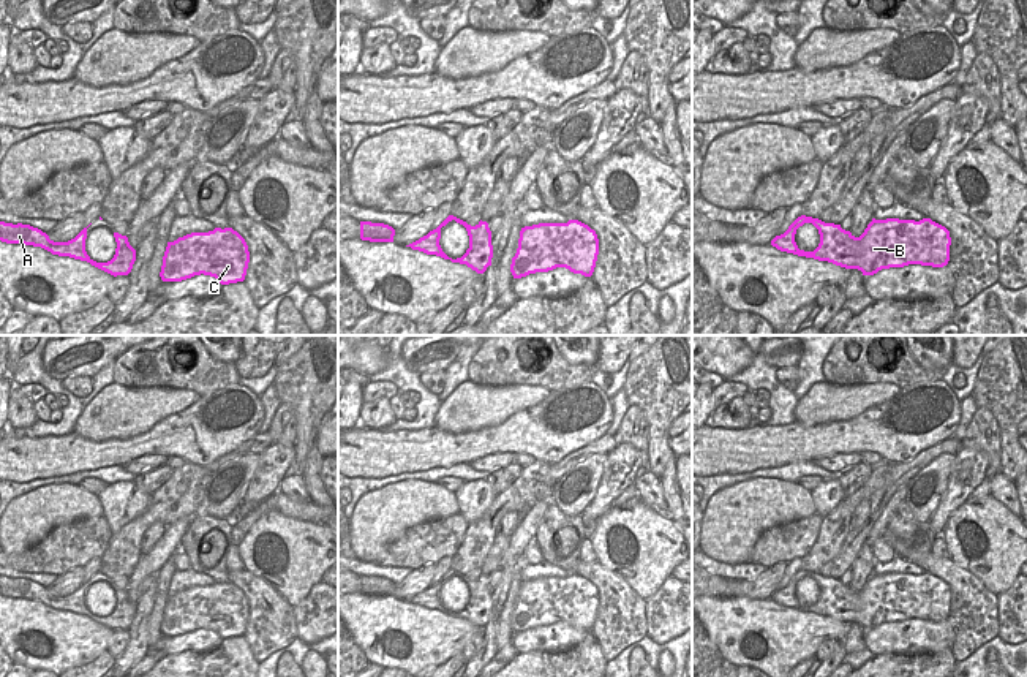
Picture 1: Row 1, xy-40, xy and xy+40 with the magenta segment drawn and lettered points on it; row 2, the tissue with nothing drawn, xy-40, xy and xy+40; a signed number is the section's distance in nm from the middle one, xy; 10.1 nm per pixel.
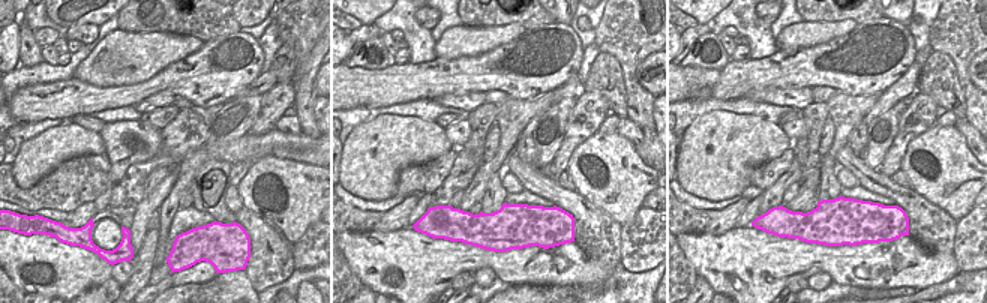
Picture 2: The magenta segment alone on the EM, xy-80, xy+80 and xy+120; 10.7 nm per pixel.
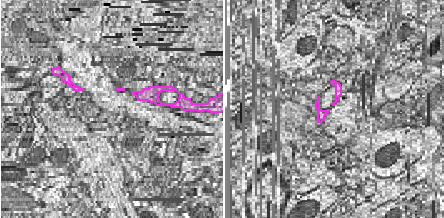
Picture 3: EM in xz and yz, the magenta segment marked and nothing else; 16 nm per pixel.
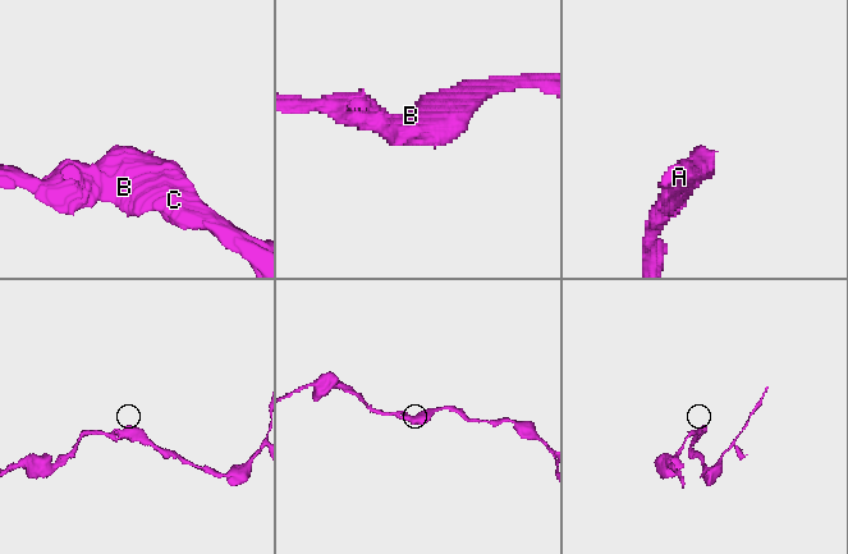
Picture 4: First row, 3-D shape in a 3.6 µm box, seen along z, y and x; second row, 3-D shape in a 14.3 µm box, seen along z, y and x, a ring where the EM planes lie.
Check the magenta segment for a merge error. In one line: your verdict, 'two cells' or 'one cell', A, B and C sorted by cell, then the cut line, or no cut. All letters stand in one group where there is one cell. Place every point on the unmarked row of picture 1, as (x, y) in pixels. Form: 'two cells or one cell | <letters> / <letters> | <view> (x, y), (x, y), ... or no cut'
one cell | A B C | no cut

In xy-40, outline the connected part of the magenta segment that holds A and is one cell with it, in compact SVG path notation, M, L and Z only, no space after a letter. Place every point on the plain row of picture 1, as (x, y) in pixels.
M0 576L0 595L6 598L24 598L41 601L52 609L70 611L74 614L87 615L92 620L117 631L128 630L136 615L136 604L130 599L128 592L114 587L117 603L115 609L107 617L93 615L85 606L87 582L84 582L74 593L68 596L54 596L46 587L30 579L13 579Z

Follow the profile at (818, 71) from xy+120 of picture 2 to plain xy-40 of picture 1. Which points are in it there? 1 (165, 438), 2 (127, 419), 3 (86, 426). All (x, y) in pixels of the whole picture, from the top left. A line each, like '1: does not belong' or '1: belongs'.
1: belongs
2: does not belong
3: does not belong

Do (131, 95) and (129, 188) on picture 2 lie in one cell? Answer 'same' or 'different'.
different

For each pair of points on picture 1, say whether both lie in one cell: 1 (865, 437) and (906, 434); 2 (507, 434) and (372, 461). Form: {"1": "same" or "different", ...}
{"1": "same", "2": "same"}

